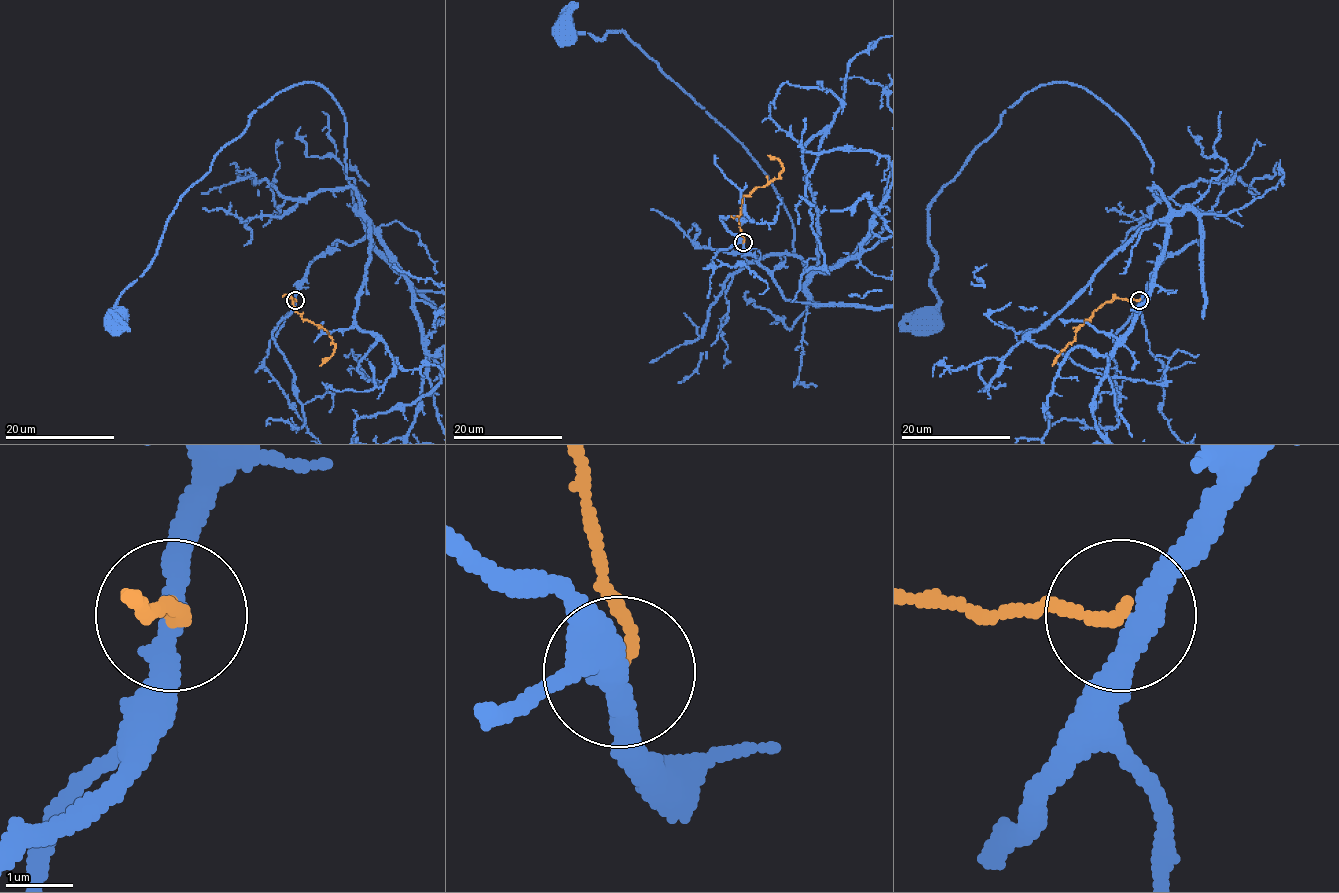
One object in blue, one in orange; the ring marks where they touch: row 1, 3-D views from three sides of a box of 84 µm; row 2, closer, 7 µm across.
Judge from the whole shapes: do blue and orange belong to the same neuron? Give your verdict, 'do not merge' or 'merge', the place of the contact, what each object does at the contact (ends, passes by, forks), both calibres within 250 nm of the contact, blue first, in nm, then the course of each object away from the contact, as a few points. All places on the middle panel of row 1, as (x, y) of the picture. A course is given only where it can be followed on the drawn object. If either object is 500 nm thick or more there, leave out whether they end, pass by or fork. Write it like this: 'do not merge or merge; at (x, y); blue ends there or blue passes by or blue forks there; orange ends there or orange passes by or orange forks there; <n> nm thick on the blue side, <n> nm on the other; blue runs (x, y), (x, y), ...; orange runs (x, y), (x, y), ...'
merge; at (743, 242); blue passes by; orange ends there; 360 nm thick on the blue side, 190 nm on the other; blue runs (743, 242), (787, 299), (814, 303), (792, 220), (748, 151), (626, 34), (564, 33); orange runs (743, 242), (739, 215), (743, 198), (778, 178), (782, 170), (782, 165), (767, 155)

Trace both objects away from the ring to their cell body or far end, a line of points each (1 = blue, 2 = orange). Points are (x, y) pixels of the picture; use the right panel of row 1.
1: (1139, 301), (1169, 256), (1199, 245), (1200, 220), (1170, 206), (1117, 114), (1048, 83), (931, 202), (930, 323)
2: (1139, 300), (1112, 298), (1095, 309), (1052, 365)

